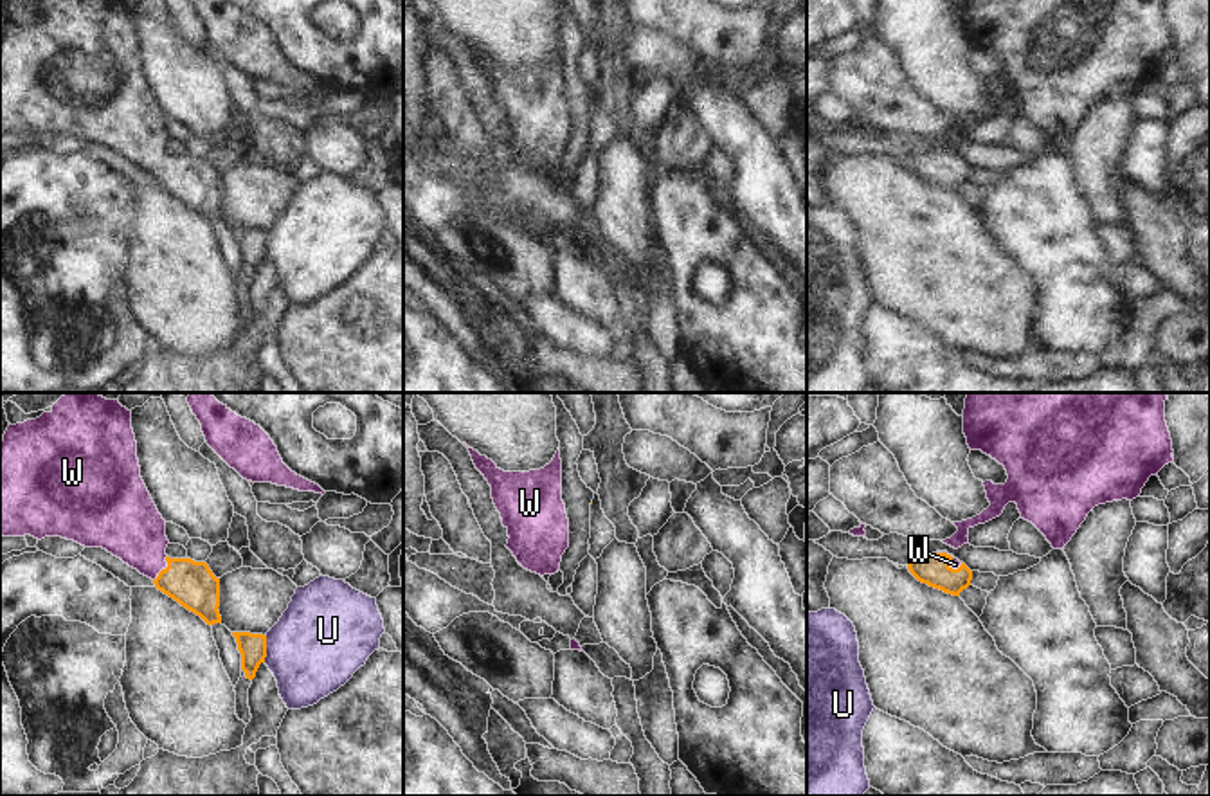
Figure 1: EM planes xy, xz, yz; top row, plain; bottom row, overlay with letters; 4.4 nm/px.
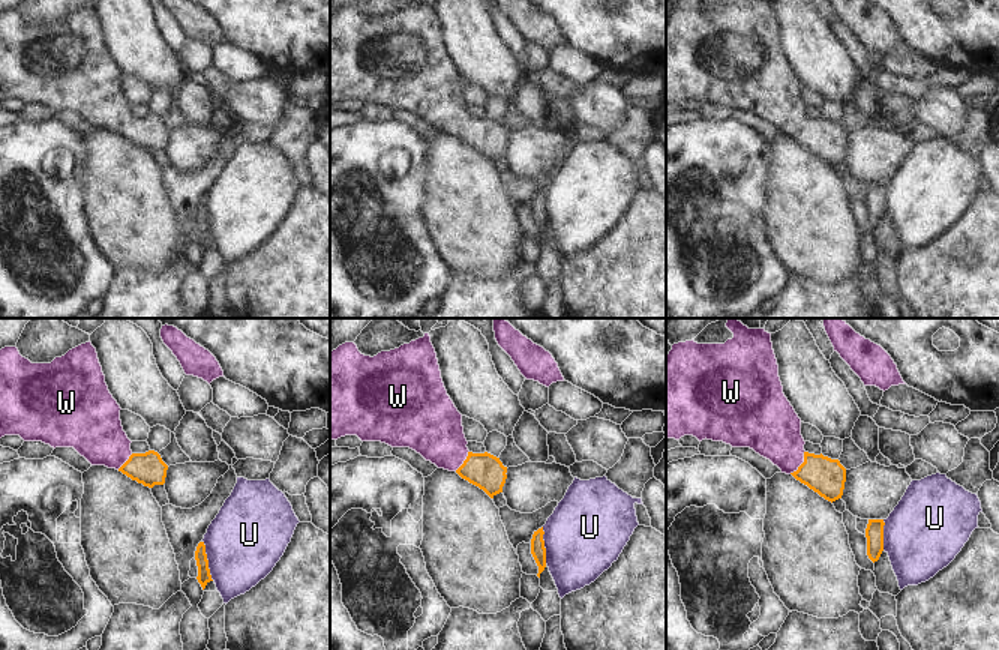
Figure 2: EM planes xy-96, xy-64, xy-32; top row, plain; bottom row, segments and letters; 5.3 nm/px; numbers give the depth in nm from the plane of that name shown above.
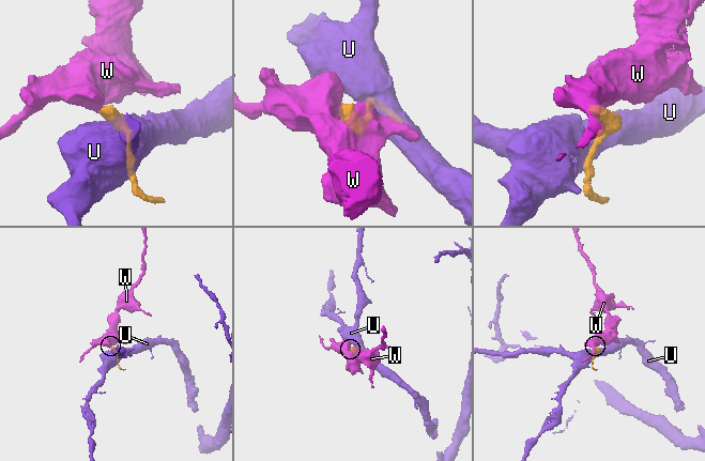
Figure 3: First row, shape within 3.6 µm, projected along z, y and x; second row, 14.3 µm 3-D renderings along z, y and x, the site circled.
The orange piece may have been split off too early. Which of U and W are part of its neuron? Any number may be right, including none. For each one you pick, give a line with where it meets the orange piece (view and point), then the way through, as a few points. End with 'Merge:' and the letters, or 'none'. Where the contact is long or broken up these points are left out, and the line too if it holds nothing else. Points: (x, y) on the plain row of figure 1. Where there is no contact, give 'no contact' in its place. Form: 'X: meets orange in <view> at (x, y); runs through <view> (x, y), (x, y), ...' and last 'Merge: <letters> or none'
W: meets orange in xy at (166, 164); runs through xy (191, 180), (175, 173), (166, 164), (128, 123)
Merge: W

